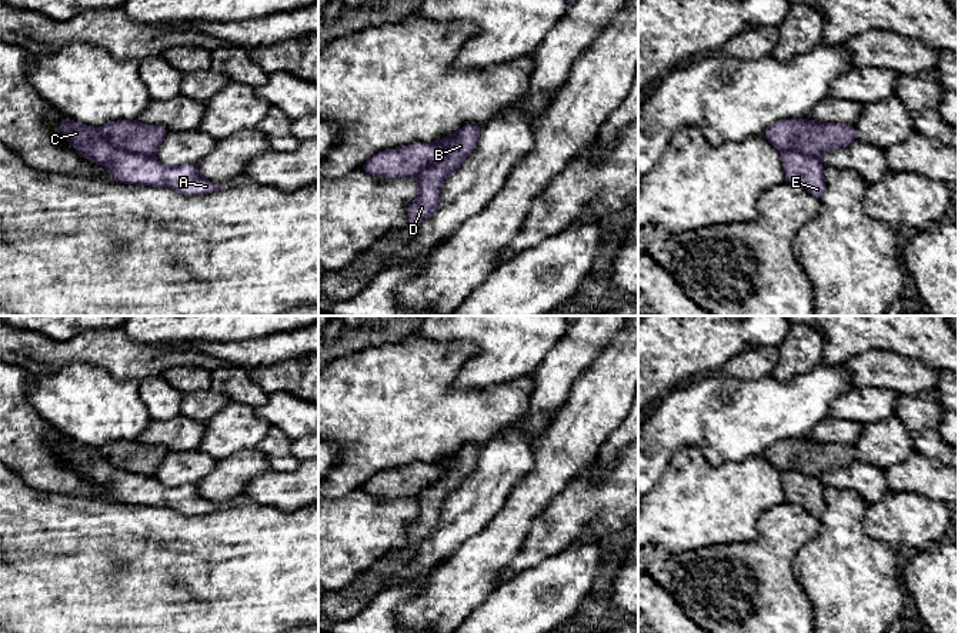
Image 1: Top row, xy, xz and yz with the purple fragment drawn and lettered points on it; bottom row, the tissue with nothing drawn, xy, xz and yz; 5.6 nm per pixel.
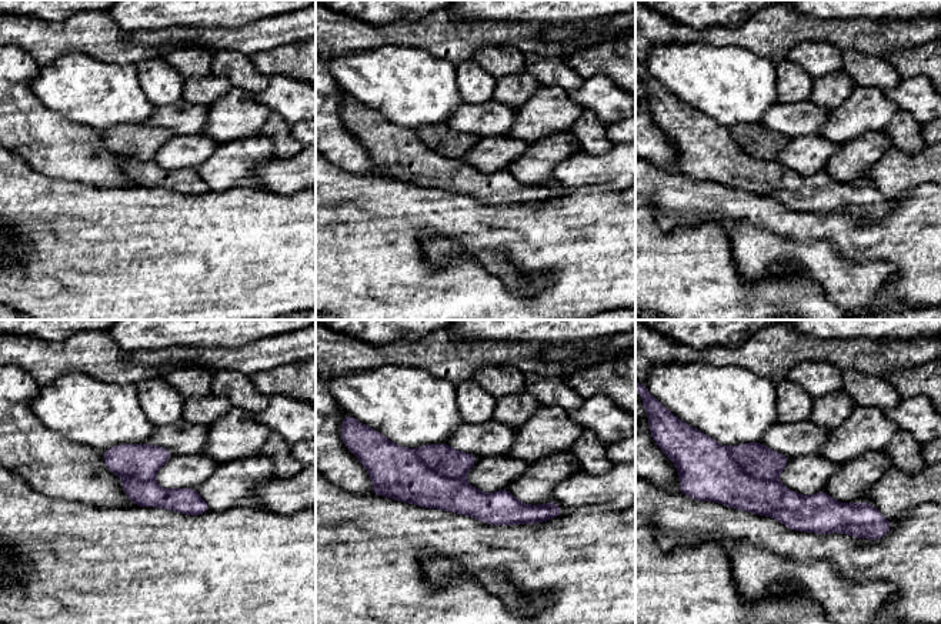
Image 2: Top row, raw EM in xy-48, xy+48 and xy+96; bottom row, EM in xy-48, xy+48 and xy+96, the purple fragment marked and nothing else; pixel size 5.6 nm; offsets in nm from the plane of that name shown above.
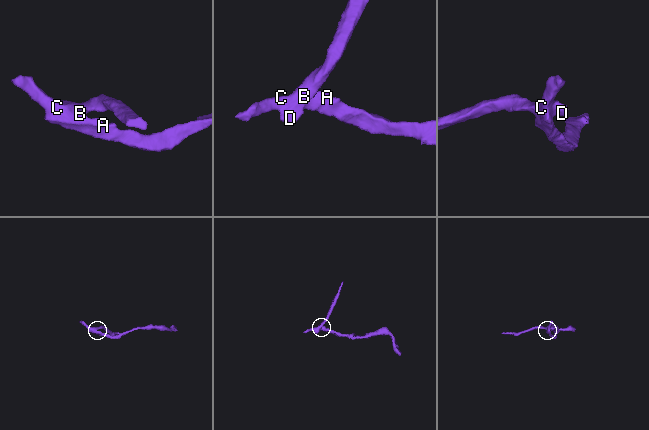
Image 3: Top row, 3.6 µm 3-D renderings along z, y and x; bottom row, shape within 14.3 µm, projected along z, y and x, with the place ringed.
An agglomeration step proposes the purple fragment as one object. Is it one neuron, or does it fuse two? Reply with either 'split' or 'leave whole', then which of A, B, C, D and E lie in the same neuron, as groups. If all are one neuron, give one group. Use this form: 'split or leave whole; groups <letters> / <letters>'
split; groups A C E / B D

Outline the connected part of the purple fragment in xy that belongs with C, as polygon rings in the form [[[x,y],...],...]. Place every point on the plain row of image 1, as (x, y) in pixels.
[[[63,437],[59,450],[86,479],[96,484],[106,484],[110,500],[168,507],[186,516],[201,516],[226,509],[201,497],[197,484],[167,487],[154,476],[119,470],[101,456],[100,449]]]

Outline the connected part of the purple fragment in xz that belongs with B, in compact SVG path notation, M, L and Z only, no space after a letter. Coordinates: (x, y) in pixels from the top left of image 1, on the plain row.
M465 444L457 453L434 462L445 467L445 474L415 496L420 514L407 527L407 540L411 546L417 547L435 532L445 499L475 470L481 449L481 446Z

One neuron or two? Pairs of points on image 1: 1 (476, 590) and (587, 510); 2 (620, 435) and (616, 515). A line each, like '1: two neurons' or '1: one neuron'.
1: two neurons
2: two neurons

